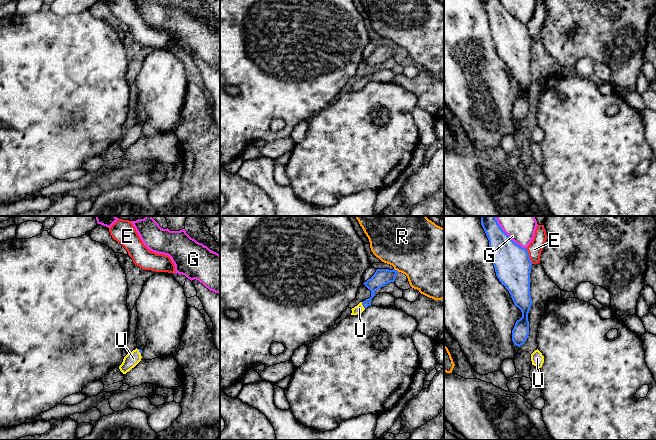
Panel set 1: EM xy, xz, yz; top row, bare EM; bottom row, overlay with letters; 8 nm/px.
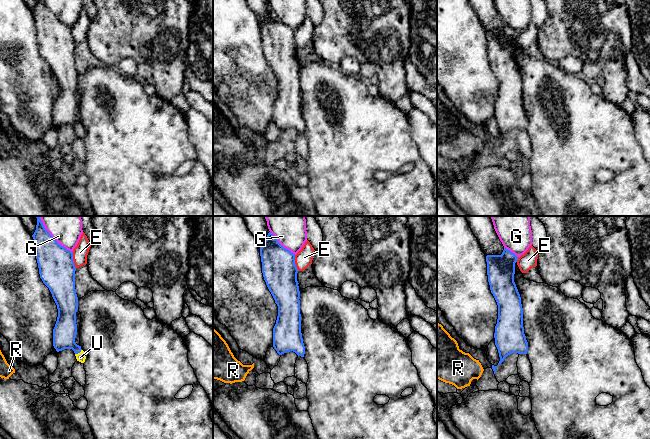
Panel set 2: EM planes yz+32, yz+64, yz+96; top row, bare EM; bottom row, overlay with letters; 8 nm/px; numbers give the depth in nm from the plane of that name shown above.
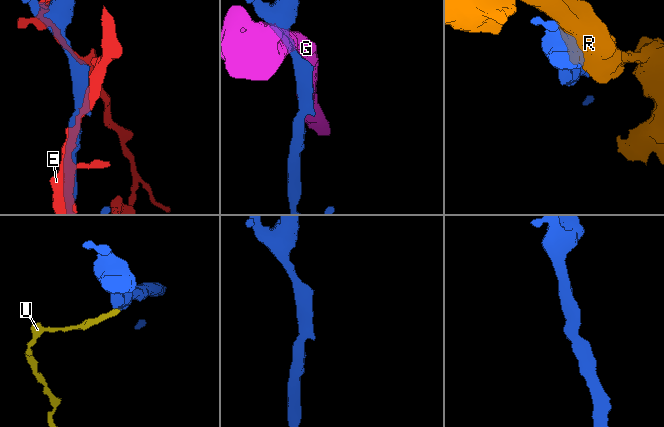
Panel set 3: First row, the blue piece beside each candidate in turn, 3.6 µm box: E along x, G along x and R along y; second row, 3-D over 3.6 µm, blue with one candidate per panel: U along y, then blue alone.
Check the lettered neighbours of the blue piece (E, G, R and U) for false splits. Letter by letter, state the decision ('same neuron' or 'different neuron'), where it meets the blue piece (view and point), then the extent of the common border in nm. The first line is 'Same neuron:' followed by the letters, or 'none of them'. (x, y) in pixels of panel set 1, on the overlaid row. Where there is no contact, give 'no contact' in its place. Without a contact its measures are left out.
Same neuron: U
E: different neuron; contact yz (528, 256); length 140 nm
G: different neuron; contact yz (507, 235); length 360 nm
R: different neuron; contact xz (396, 270); length 50 nm
U: same neuron; contact xz (362, 304); length 60 nm

